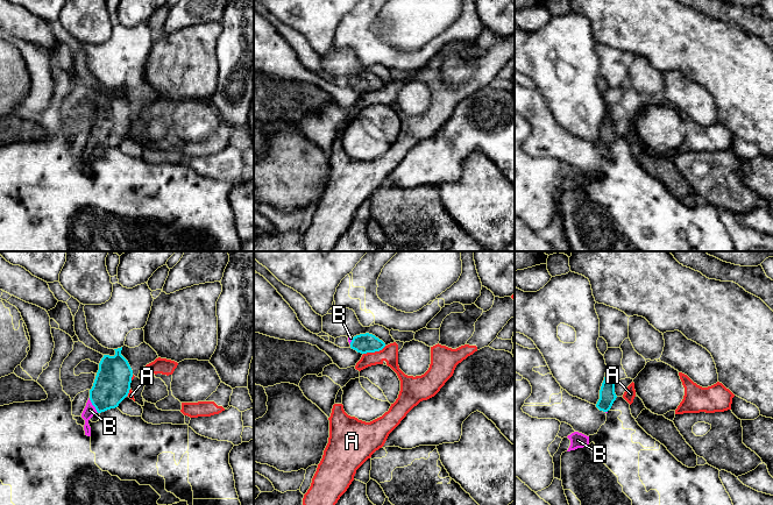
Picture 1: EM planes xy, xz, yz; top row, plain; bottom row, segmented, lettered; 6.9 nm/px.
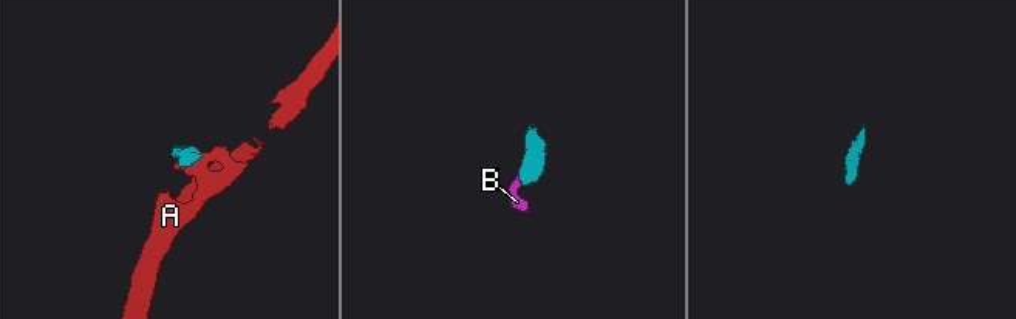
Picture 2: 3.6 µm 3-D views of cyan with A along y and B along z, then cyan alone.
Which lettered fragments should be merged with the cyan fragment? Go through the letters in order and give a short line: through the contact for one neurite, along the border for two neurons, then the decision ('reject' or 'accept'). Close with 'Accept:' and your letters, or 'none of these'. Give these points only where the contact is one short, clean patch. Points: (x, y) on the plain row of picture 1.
A: line xz (385, 85), (378, 90), (363, 93); reject
B: line xy (112, 123), (92, 143), (90, 149); accept
Accept: B

